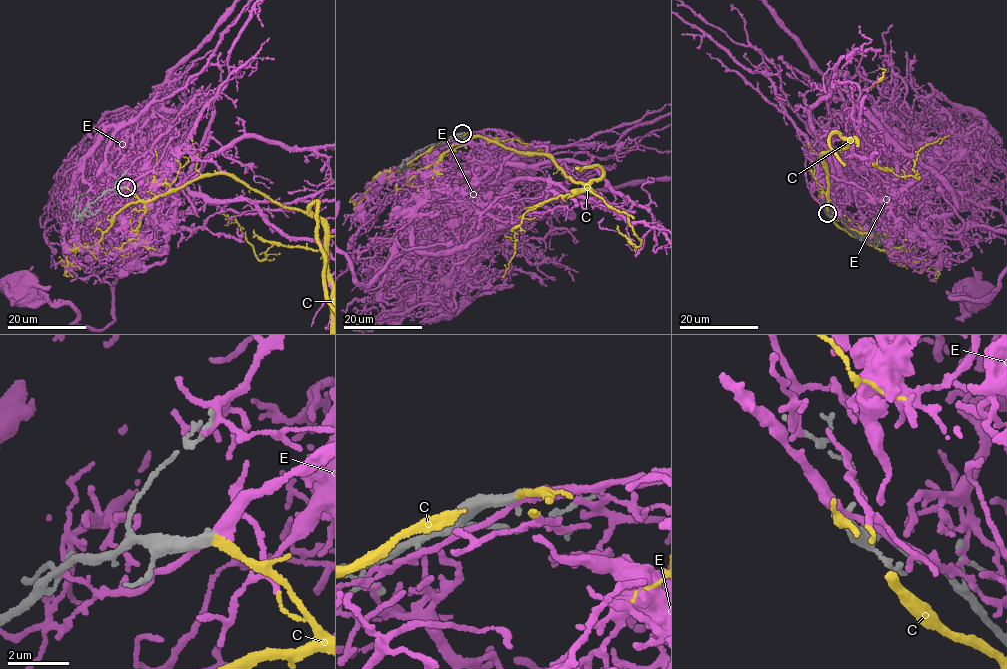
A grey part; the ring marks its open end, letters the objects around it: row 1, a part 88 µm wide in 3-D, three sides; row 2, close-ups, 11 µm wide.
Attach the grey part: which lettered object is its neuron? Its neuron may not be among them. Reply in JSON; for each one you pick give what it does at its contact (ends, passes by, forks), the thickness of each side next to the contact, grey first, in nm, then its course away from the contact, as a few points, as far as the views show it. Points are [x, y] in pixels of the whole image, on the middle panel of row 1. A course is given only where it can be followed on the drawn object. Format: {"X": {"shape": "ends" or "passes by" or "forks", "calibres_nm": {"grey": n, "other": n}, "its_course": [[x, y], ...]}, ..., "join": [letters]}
{"C": {"shape": "ends", "calibres_nm": {"grey": 380, "other": 260}}, "join": ["C"]}

